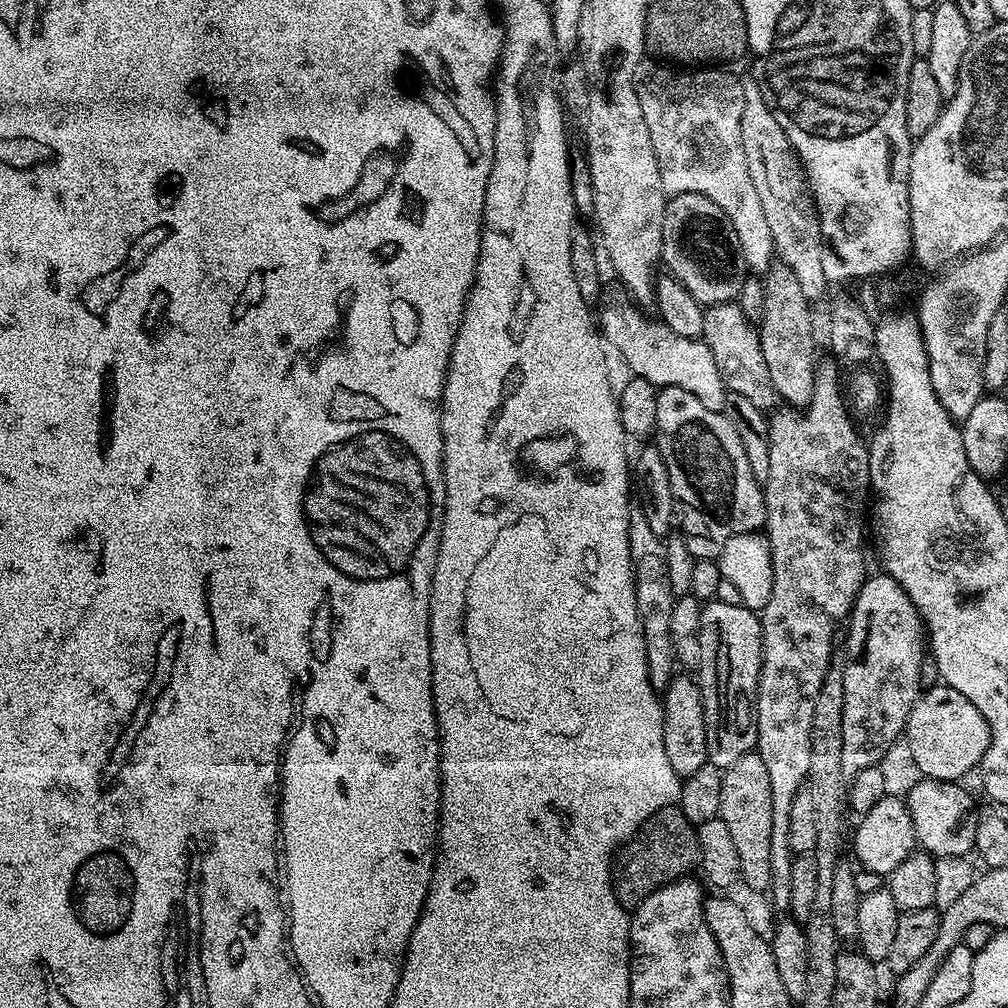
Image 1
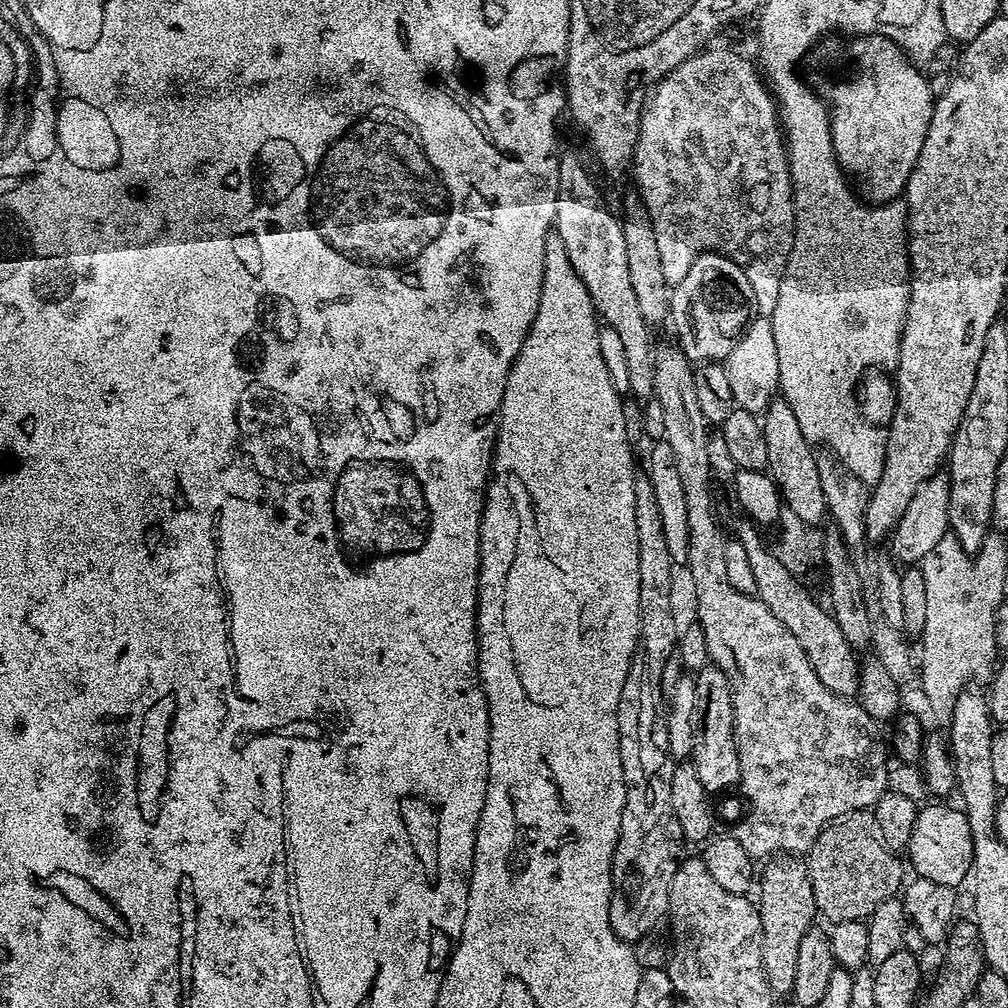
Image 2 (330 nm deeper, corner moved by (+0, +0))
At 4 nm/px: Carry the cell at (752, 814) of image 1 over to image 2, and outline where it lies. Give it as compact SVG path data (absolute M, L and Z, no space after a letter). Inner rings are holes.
M781 854L769 859L763 865L763 868L758 876L758 892L760 888L758 907L760 909L760 921L762 922L762 970L770 991L777 997L784 995L787 997L794 986L798 946L801 945L806 932L814 926L815 920L812 919L817 919L818 916L814 902L814 886L810 886L808 865L799 855Z

